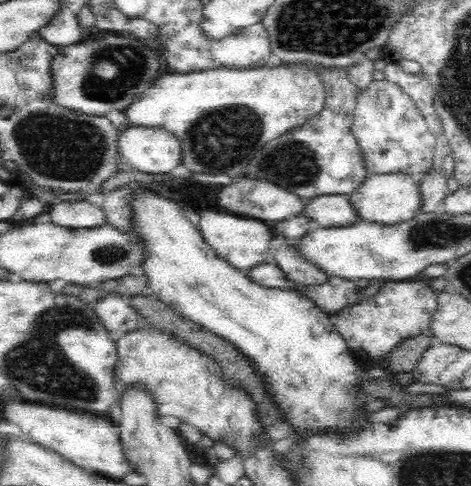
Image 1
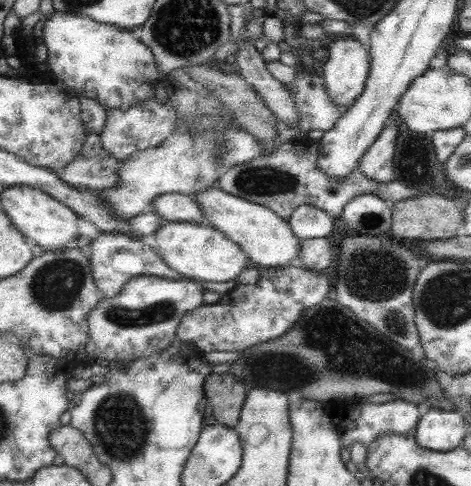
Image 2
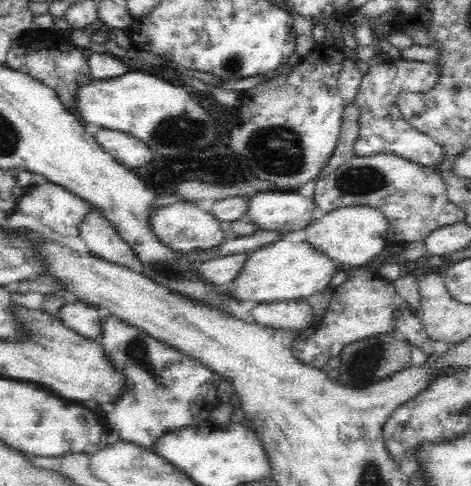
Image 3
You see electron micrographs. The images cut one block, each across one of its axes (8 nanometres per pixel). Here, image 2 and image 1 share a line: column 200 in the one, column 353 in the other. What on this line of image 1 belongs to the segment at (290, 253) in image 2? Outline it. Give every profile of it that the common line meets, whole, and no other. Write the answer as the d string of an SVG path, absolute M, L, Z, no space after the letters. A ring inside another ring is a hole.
M382 174L382 176L368 176L364 184L350 194L350 204L354 206L360 220L376 222L376 224L402 224L406 220L412 220L422 210L422 194L420 194L420 182L416 176L410 174Z

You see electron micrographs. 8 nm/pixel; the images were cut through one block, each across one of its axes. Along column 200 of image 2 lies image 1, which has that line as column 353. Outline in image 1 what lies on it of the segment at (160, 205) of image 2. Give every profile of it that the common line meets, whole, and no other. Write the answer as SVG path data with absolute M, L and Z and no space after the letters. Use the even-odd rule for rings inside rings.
M328 194L304 202L304 214L310 218L310 228L346 228L360 222L350 196Z

